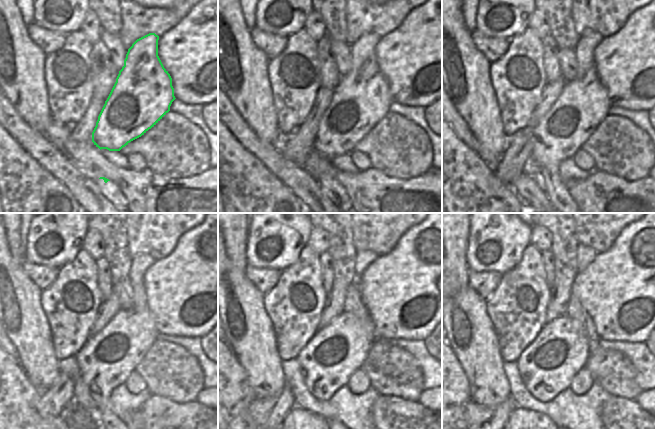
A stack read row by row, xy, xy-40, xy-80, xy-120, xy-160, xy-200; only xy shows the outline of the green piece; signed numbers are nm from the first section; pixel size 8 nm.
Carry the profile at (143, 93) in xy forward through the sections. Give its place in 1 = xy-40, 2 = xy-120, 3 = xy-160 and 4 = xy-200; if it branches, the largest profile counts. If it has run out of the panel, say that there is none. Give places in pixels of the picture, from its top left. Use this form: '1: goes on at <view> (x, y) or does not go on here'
1: goes on at xy-40 (362, 97)
2: goes on at xy-120 (105, 361)
3: goes on at xy-160 (336, 351)
4: goes on at xy-200 (547, 366)

